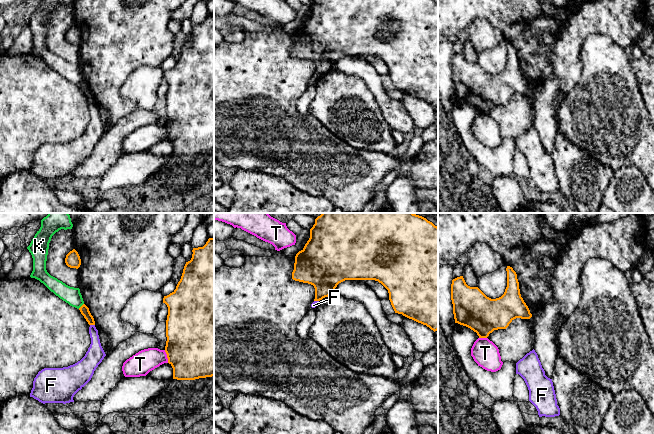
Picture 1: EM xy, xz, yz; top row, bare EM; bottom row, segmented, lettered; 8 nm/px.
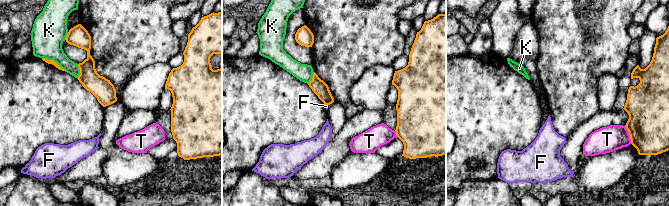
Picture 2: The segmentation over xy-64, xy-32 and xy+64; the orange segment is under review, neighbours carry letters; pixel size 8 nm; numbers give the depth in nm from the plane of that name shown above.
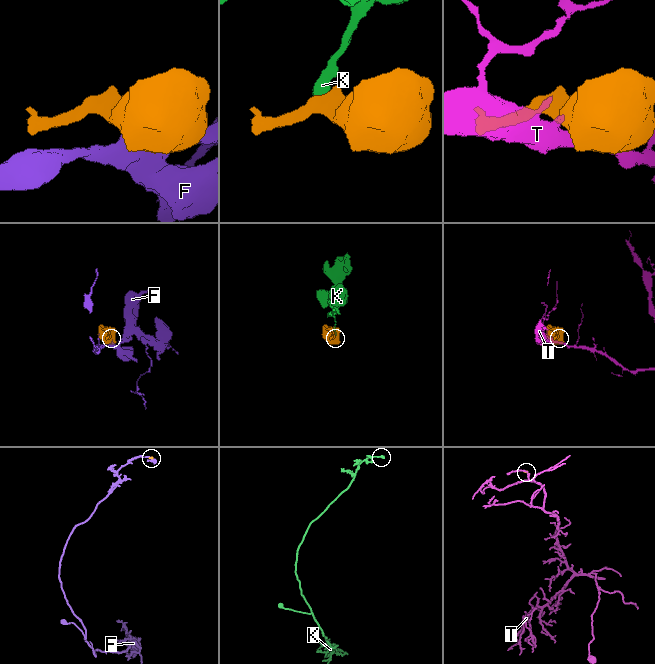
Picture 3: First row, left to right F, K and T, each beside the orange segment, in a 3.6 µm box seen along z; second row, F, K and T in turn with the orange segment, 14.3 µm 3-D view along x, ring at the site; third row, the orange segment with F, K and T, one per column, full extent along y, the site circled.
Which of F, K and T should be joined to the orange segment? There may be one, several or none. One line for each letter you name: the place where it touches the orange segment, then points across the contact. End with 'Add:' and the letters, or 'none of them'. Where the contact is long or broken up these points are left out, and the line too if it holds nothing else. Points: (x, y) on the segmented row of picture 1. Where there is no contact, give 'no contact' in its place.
Add: none of them

